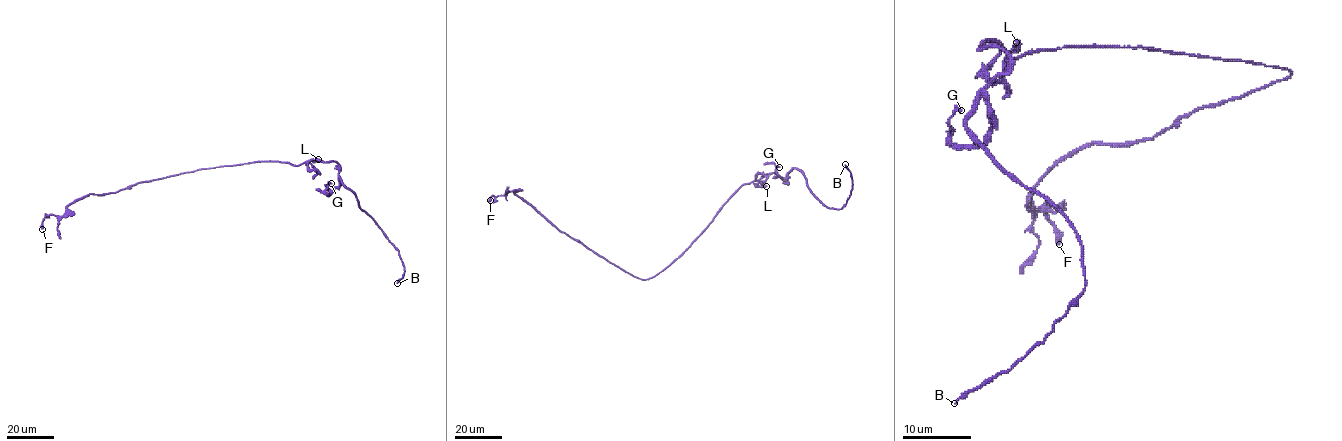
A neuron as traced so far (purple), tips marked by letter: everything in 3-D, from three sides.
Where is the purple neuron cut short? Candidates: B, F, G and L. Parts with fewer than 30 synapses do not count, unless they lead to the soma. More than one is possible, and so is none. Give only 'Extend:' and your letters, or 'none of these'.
Extend: none of these

